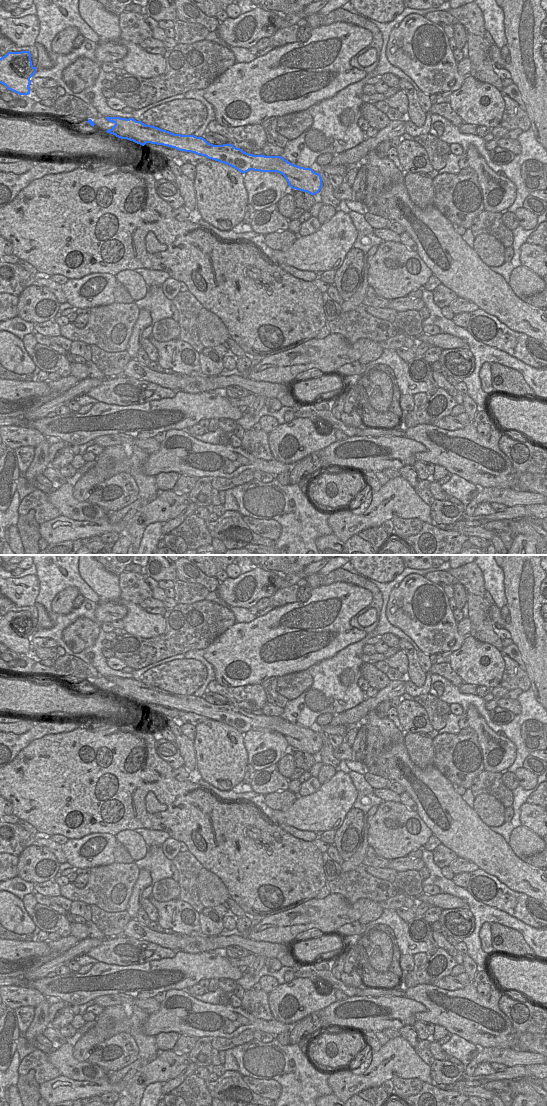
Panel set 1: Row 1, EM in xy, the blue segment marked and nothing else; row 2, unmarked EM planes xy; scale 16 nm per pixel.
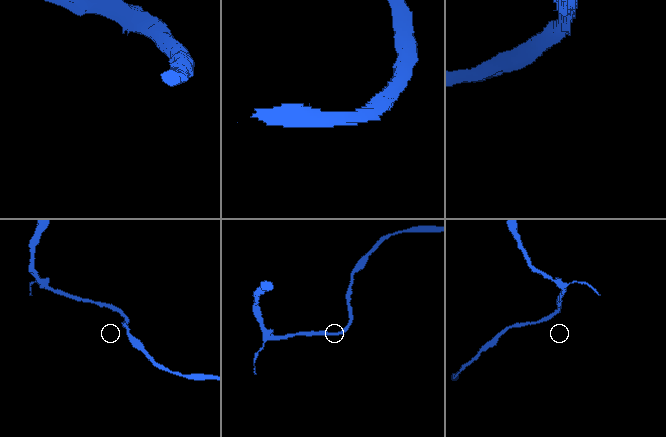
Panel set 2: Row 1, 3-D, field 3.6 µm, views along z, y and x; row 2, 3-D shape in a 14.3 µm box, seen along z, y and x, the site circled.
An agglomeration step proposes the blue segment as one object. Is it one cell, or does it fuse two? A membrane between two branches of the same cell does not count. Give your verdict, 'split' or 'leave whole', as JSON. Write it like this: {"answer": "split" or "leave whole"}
{"answer": "split"}

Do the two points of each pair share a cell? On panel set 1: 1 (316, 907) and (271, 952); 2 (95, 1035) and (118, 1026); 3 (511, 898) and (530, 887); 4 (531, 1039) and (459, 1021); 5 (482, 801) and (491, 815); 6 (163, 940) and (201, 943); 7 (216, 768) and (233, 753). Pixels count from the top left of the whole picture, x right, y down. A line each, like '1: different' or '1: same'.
1: different
2: different
3: different
4: same
5: same
6: different
7: same

